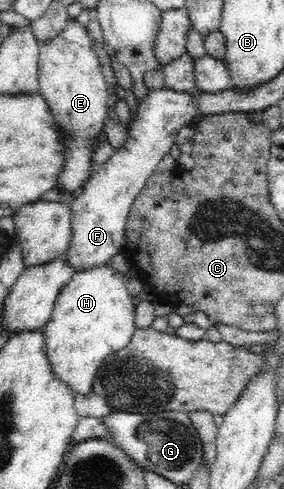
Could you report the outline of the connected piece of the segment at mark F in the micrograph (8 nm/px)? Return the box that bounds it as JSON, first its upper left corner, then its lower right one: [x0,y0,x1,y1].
[66,87,202,271]

